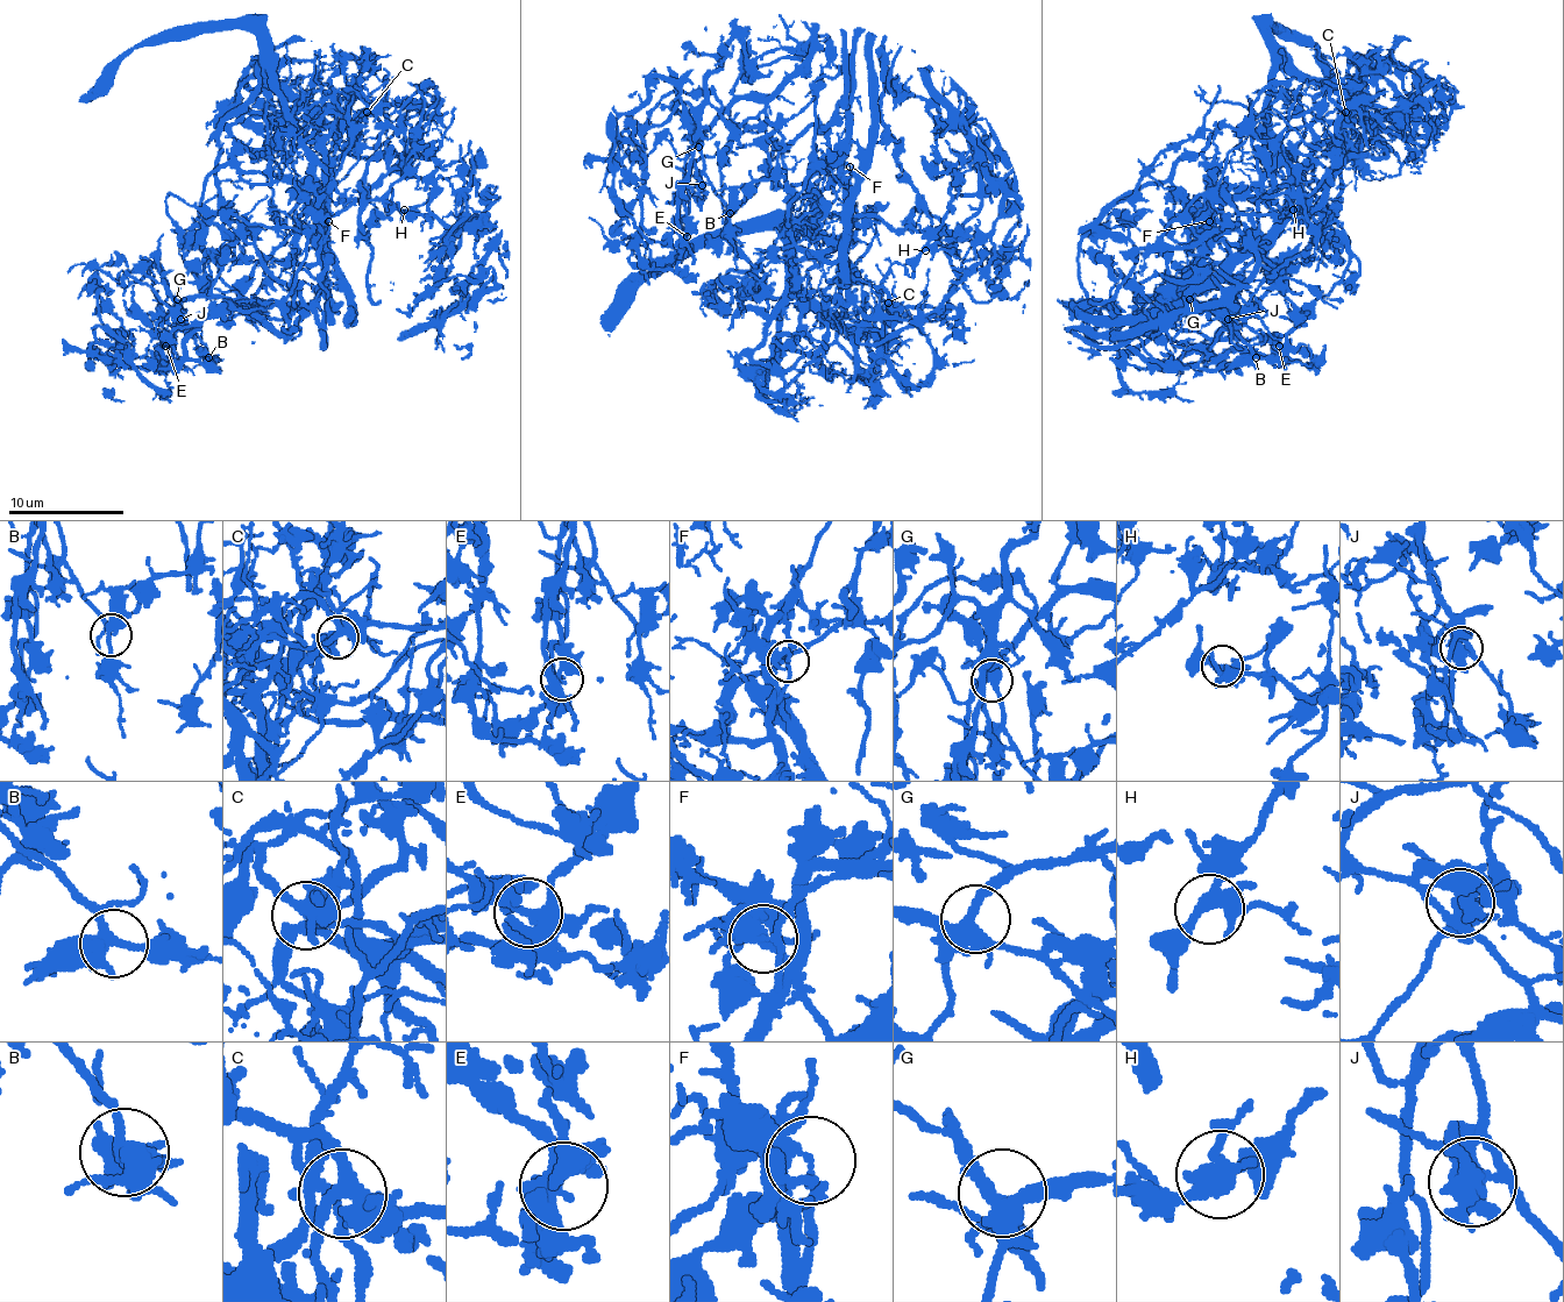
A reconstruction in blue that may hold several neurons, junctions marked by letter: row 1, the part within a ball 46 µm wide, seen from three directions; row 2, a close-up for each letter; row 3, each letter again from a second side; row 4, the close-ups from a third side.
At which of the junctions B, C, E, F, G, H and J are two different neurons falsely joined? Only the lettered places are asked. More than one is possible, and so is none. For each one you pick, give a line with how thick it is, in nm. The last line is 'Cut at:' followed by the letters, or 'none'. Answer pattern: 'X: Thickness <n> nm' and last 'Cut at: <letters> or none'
F: Thickness 240 nm
J: Thickness 480 nm
Cut at: F, J

